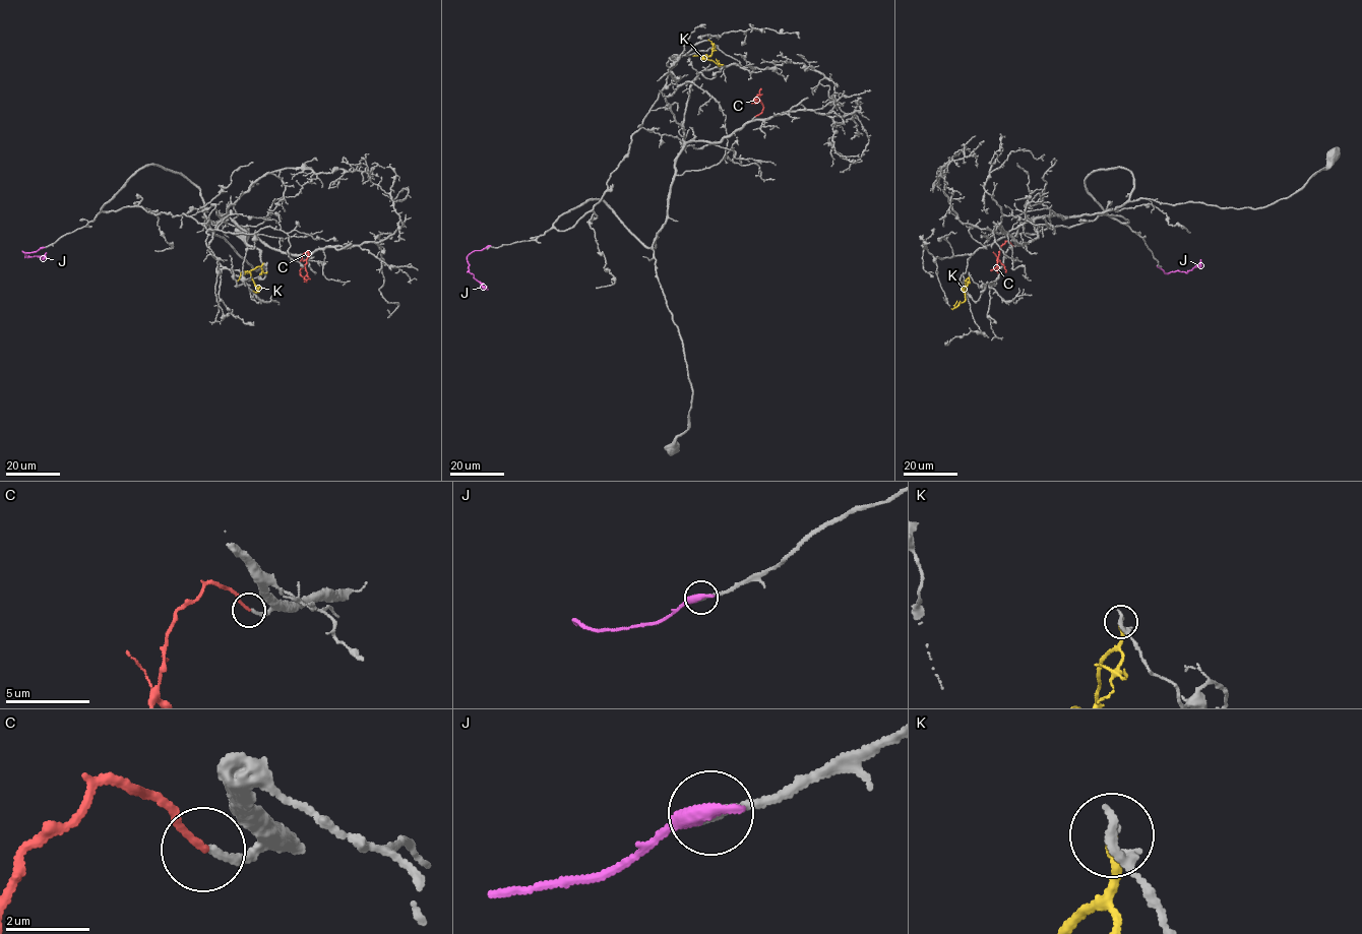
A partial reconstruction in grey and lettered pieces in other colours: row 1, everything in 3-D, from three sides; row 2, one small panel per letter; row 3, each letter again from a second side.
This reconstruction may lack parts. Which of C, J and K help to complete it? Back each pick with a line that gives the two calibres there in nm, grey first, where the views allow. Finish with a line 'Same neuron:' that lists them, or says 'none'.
C: 180/160 nm
Same neuron: C

